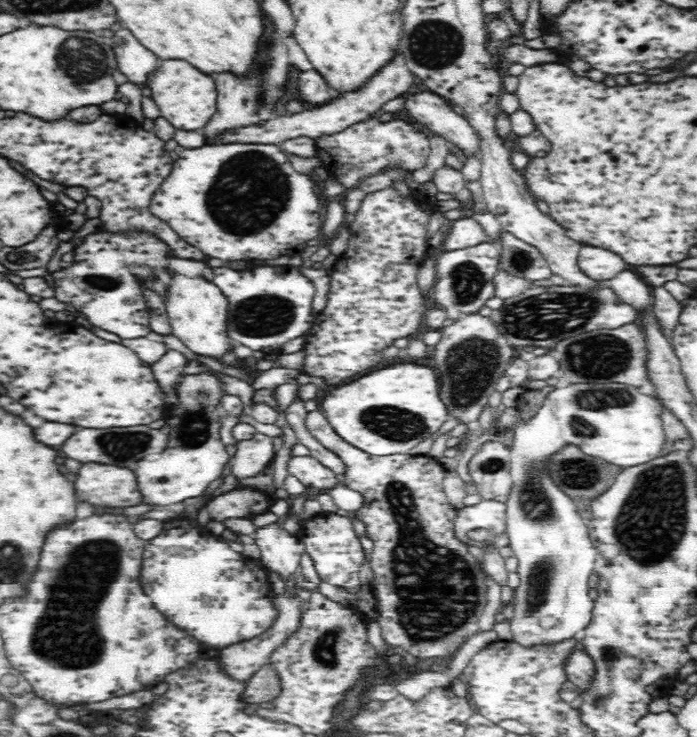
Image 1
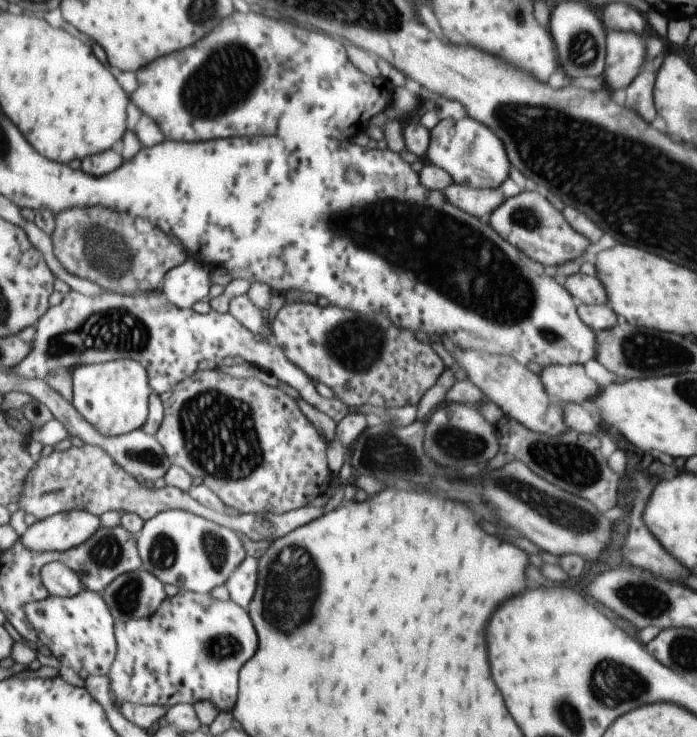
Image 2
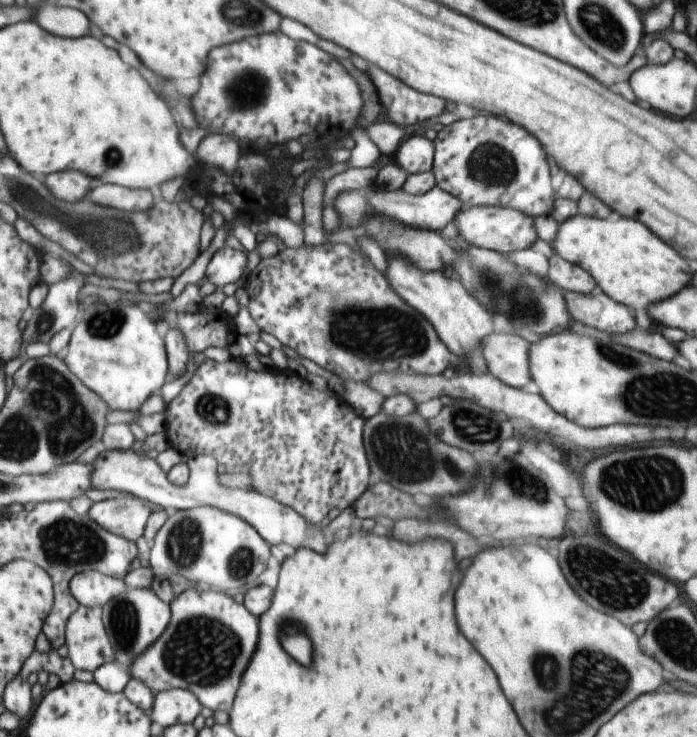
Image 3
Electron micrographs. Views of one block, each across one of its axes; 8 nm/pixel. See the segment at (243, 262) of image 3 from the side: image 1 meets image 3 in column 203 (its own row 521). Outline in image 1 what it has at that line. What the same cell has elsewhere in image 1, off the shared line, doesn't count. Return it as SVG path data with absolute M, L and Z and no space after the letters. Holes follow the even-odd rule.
M281 520L256 527L252 536L260 549L258 561L266 570L276 570L288 576L300 568L300 560L305 553L304 543L298 536L288 533Z

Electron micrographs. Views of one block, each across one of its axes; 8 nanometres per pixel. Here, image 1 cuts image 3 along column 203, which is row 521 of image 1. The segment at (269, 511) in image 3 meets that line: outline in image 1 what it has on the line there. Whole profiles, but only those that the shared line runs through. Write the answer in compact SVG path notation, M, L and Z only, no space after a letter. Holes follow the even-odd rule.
M485 496L480 503L458 510L455 520L457 538L464 541L474 528L486 528L491 537L505 532L505 503Z

